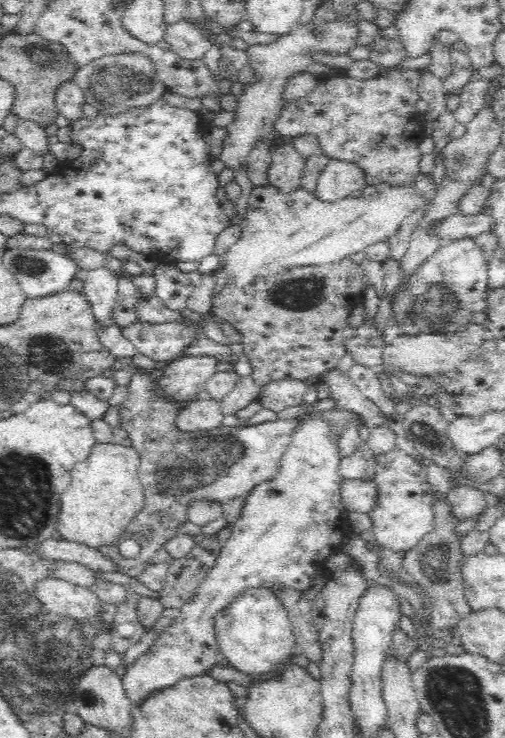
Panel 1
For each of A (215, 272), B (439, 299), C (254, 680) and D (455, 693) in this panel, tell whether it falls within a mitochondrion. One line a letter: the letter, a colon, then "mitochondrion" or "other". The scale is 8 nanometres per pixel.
A: other
B: mitochondrion
C: other
D: mitochondrion

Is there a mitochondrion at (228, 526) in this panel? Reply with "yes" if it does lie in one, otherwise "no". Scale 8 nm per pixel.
no

